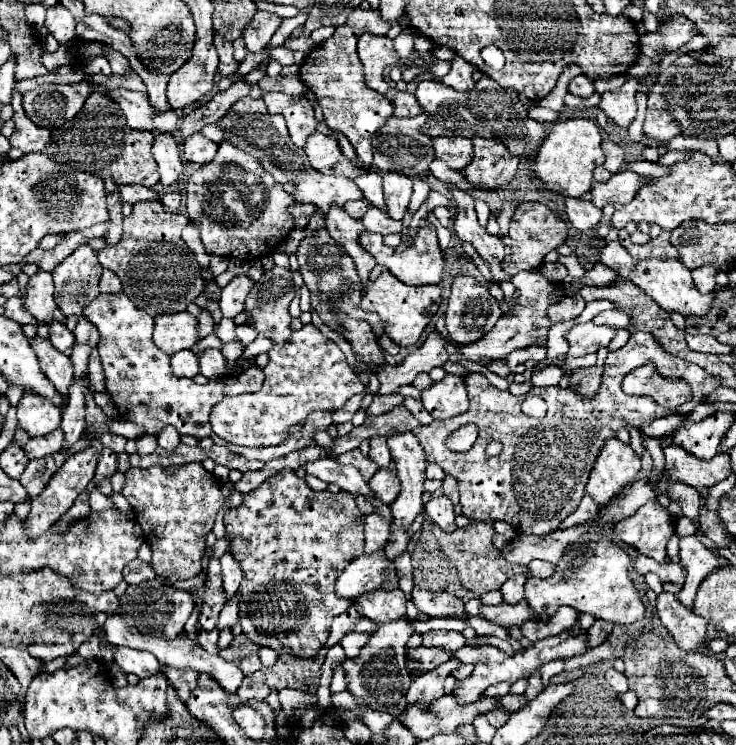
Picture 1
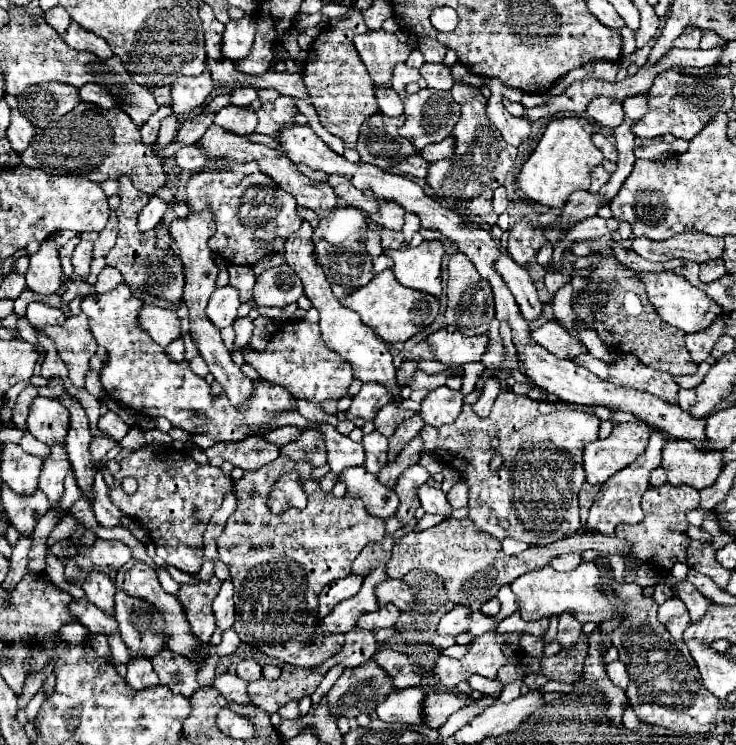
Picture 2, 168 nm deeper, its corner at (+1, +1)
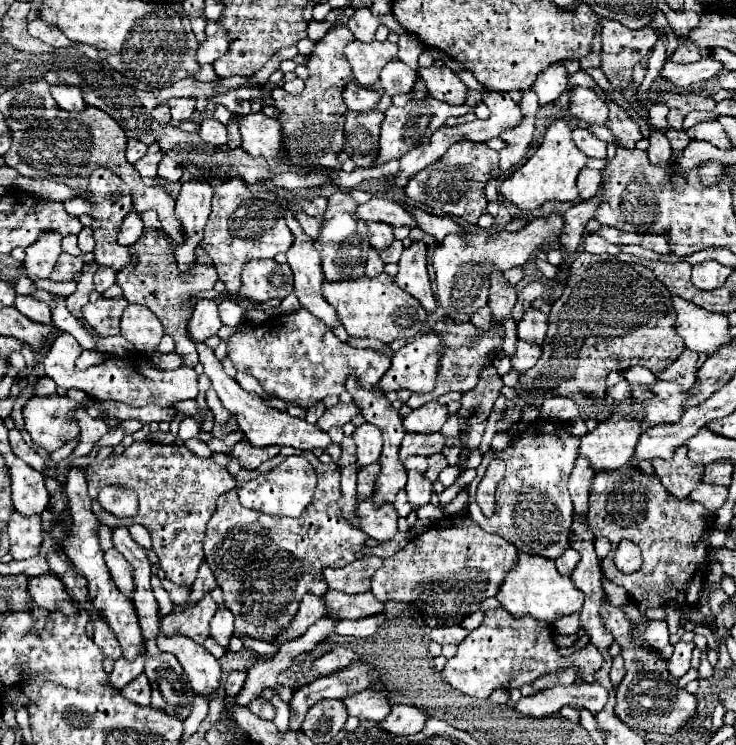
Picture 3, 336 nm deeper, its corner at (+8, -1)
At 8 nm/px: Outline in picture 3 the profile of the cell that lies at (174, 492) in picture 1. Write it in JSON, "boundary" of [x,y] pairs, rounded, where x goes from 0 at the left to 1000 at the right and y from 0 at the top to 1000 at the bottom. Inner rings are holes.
{"boundary":[[[181,593],[175,601],[170,601],[170,607],[159,617],[154,617],[154,620],[143,617],[137,623],[118,626],[115,639],[121,647],[121,666],[126,671],[124,682],[132,690],[132,695],[137,698],[137,703],[173,706],[173,703],[186,701],[186,703],[197,706],[205,717],[205,725],[208,725],[208,741],[213,744],[219,762],[227,768],[227,776],[235,779],[238,784],[262,784],[270,757],[276,752],[279,706],[292,687],[295,668],[300,663],[311,660],[314,655],[319,655],[319,642],[314,642],[311,634],[306,628],[300,628],[298,623],[292,623],[289,617],[273,617],[270,612],[257,607],[257,601],[249,596],[216,596],[216,593]],[[143,652],[162,652],[162,655],[173,655],[173,658],[183,660],[189,668],[186,690],[178,695],[162,695],[162,693],[145,687],[132,671],[135,658]]]}

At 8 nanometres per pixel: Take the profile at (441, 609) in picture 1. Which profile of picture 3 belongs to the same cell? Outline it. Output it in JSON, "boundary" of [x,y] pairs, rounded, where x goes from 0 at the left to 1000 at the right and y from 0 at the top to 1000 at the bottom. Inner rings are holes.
{"boundary":[[[447,792],[442,797],[442,808],[444,808],[447,824],[461,830],[461,832],[466,832],[466,830],[477,830],[477,832],[499,830],[499,827],[520,821],[520,816],[523,816],[523,808],[512,805],[504,792],[493,795],[493,797],[480,797],[480,800],[474,800],[469,795]]]}

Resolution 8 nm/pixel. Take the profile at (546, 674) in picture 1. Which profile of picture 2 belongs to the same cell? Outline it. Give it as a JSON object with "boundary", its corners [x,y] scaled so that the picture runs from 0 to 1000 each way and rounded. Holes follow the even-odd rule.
{"boundary":[[[764,824],[761,835],[758,835],[758,859],[764,862],[766,870],[777,867],[791,851],[791,838],[777,830],[777,824]]]}

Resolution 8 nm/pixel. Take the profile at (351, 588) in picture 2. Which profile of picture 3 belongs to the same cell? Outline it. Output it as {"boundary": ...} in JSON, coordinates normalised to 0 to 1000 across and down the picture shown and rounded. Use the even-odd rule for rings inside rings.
{"boundary":[[[414,797],[414,803],[409,805],[406,811],[406,821],[401,827],[401,832],[393,838],[393,843],[387,843],[385,848],[379,848],[374,856],[371,856],[371,864],[382,864],[387,859],[398,859],[409,851],[417,848],[417,843],[436,827],[444,824],[444,816],[442,816],[442,805],[439,800],[431,800],[431,797]]]}

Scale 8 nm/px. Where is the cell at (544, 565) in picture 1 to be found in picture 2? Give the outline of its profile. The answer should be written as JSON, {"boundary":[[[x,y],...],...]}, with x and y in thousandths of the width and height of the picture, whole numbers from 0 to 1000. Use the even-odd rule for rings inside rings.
{"boundary":[[[774,741],[774,744],[766,744],[766,746],[758,746],[747,754],[747,760],[758,768],[772,768],[772,765],[780,765],[785,762],[785,757],[791,754],[791,746],[788,741]]]}

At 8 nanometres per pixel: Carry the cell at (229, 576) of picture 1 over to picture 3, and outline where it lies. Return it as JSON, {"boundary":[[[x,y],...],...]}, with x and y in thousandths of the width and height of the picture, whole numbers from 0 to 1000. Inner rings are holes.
{"boundary":[[[300,813],[300,816],[292,821],[292,827],[287,830],[287,854],[289,854],[303,870],[308,870],[311,856],[317,854],[317,824],[314,824],[306,813]]]}

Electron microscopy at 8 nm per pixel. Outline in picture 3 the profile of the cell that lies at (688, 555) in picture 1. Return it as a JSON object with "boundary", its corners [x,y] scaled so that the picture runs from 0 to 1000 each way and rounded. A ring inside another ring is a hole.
{"boundary":[[[882,832],[882,835],[871,835],[865,848],[860,851],[860,859],[865,867],[885,867],[887,872],[893,872],[898,881],[909,883],[914,875],[914,867],[909,862],[909,843],[904,832]]]}

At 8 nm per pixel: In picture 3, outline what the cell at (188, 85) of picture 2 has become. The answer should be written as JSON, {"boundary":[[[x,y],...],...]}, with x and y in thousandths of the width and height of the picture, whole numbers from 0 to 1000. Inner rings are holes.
{"boundary":[[[232,132],[227,140],[232,145],[235,161],[240,164],[260,161],[265,153],[265,132]]]}

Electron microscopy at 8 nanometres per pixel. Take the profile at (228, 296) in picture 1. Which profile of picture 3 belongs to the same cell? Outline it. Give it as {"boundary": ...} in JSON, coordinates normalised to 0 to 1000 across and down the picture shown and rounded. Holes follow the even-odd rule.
{"boundary":[[[270,403],[262,411],[262,421],[254,432],[254,443],[260,456],[276,459],[284,451],[292,451],[295,443],[300,440],[300,427],[298,427],[298,413],[292,403]]]}

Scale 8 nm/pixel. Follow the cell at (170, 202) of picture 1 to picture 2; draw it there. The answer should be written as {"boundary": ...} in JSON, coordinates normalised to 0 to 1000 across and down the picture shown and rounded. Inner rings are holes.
{"boundary":[[[207,263],[201,268],[201,274],[196,277],[196,282],[190,285],[190,290],[188,290],[188,309],[190,311],[207,309],[220,295],[220,290],[223,290],[226,282],[228,282],[228,274],[220,266]]]}

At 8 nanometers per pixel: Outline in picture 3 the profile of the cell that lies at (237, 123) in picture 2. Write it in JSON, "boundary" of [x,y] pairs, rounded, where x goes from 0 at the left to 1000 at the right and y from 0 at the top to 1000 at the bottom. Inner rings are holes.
{"boundary":[[[279,158],[279,161],[273,164],[270,183],[273,183],[279,191],[284,191],[284,193],[298,193],[298,196],[308,193],[308,188],[311,188],[308,169],[300,166],[300,164],[292,161],[292,158]]]}

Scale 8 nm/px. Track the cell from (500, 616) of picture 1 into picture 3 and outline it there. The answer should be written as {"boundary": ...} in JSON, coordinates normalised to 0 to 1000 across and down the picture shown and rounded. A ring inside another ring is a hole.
{"boundary":[[[618,835],[618,838],[607,838],[607,840],[591,840],[586,846],[586,859],[596,862],[599,867],[624,864],[624,862],[632,859],[635,851],[637,851],[635,843],[629,843],[624,835]]]}

